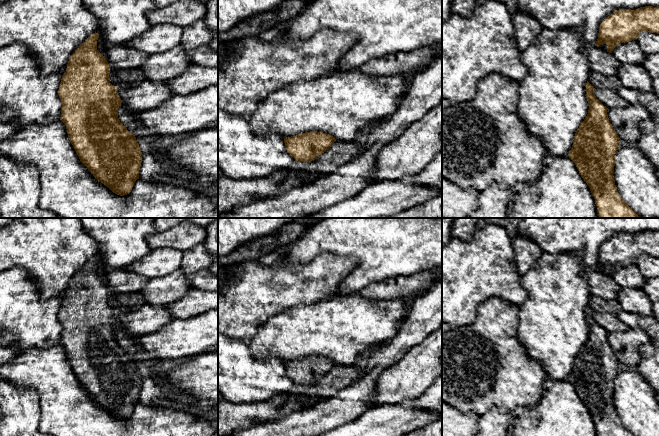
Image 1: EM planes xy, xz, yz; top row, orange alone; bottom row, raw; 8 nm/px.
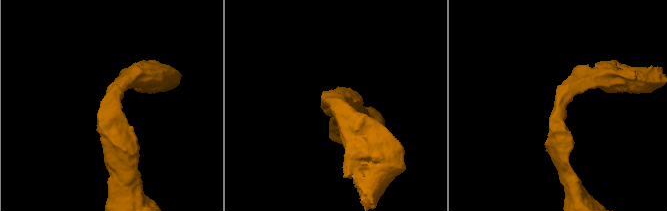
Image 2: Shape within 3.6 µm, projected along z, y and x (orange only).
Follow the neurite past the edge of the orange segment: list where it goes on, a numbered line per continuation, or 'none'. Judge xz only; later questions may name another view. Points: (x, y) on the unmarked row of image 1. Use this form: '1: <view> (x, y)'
none

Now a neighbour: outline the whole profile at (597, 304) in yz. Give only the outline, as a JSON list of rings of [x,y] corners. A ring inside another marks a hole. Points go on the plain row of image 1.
[[[595,295],[590,296],[588,306],[594,312],[611,313],[617,316],[622,311],[615,300],[608,301]]]

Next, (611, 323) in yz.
[[[595,312],[594,319],[608,333],[623,332],[629,328],[617,315],[611,313]]]

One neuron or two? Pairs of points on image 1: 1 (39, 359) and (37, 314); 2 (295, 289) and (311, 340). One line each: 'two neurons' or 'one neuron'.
1: two neurons
2: two neurons

